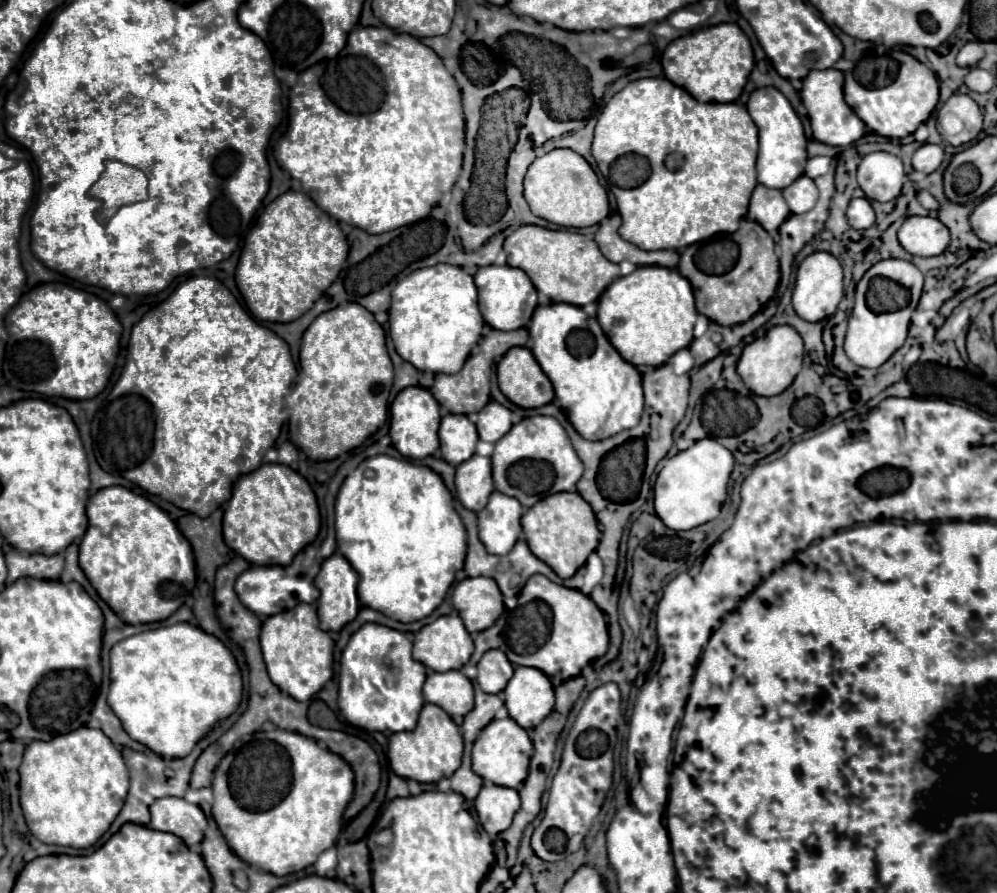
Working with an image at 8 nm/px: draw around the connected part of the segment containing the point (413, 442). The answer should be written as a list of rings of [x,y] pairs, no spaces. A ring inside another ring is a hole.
[[[424,387],[402,389],[390,405],[390,437],[394,447],[408,459],[424,459],[438,449],[440,405]]]

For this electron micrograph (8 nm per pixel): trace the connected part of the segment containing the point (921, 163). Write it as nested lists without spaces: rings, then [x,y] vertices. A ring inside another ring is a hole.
[[[926,143],[914,153],[912,167],[916,171],[922,171],[922,173],[932,173],[932,171],[936,171],[940,167],[942,159],[944,159],[944,149],[940,145]]]

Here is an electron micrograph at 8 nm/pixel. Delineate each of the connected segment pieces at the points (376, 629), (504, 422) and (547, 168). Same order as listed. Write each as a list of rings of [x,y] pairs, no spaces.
[[[378,623],[362,625],[348,641],[340,659],[340,693],[338,707],[340,713],[356,727],[366,731],[414,731],[418,723],[418,713],[424,705],[422,685],[426,681],[426,667],[412,659],[412,643],[390,627]]]
[[[490,401],[478,415],[476,415],[476,429],[482,441],[496,443],[500,437],[504,437],[512,427],[512,415],[510,409],[504,405]]]
[[[554,149],[538,157],[524,177],[524,197],[534,215],[560,227],[590,227],[608,217],[608,195],[588,161],[572,149]]]

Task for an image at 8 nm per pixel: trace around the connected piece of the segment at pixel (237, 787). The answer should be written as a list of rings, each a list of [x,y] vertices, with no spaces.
[[[272,729],[272,731],[258,731],[258,733],[252,733],[252,735],[246,735],[242,737],[234,749],[230,753],[226,753],[226,757],[222,757],[222,761],[218,763],[218,769],[214,771],[214,779],[212,779],[212,791],[214,791],[214,805],[212,805],[212,815],[222,831],[222,835],[226,837],[230,849],[242,859],[246,861],[248,865],[258,865],[262,867],[264,871],[270,871],[274,875],[288,875],[288,873],[296,873],[300,869],[306,869],[308,865],[312,865],[318,855],[326,849],[330,849],[338,835],[340,835],[340,829],[342,829],[342,815],[344,815],[344,809],[348,807],[348,803],[352,801],[354,797],[354,773],[352,773],[352,767],[348,761],[344,761],[338,753],[332,753],[330,749],[322,749],[318,747],[318,743],[310,737],[304,737],[300,733],[294,733],[294,731],[284,731],[284,729]]]

